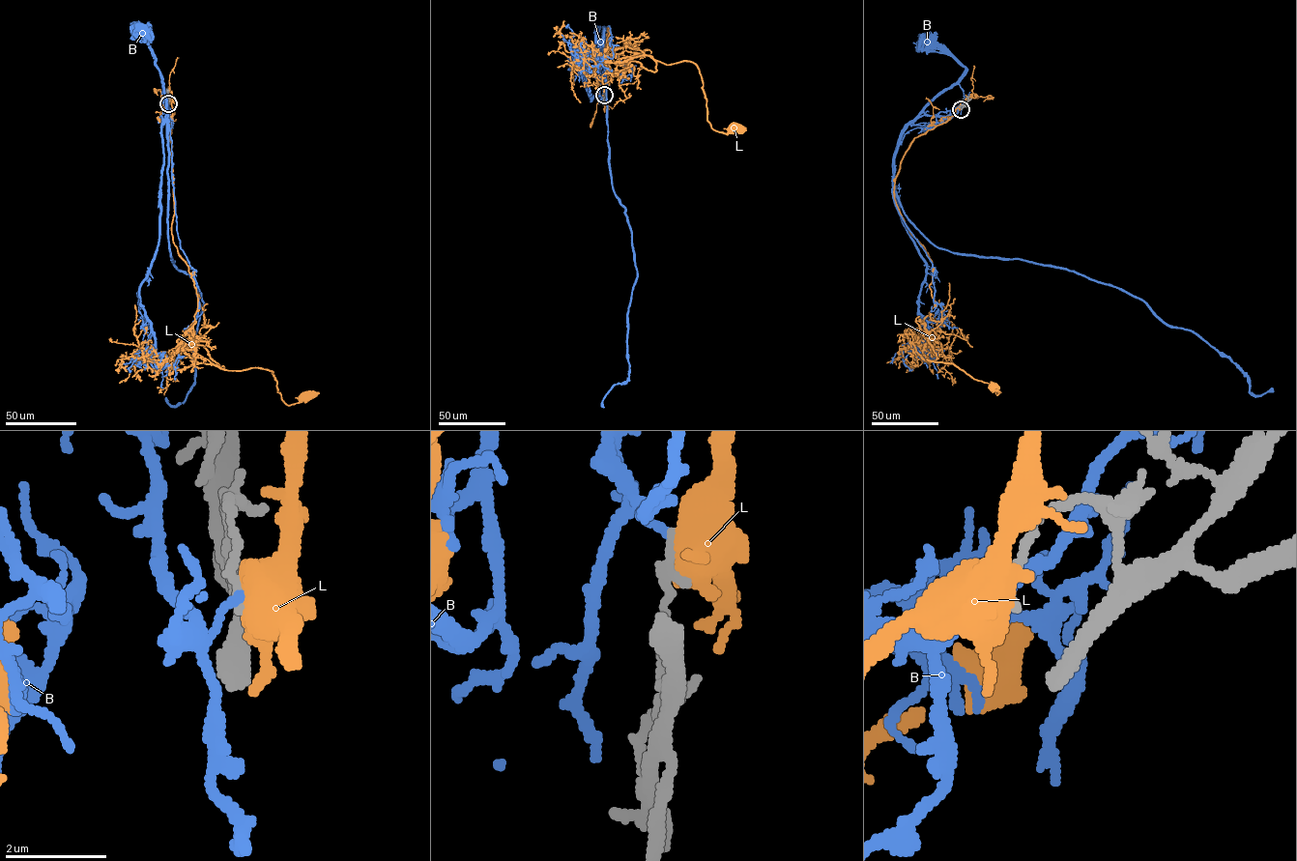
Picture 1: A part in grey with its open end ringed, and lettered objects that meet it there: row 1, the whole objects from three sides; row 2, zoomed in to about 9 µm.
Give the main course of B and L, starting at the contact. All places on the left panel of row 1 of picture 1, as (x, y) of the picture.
B: (169, 100), (168, 110), (162, 75), (140, 30)
L: (169, 101), (171, 234), (197, 295), (193, 340), (223, 369), (273, 371), (277, 391), (288, 405), (306, 398)

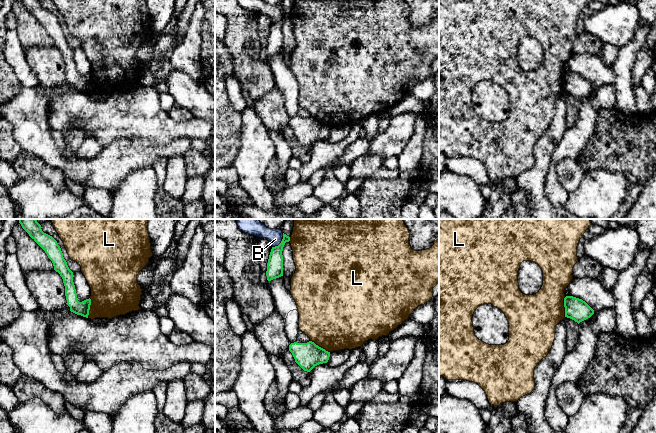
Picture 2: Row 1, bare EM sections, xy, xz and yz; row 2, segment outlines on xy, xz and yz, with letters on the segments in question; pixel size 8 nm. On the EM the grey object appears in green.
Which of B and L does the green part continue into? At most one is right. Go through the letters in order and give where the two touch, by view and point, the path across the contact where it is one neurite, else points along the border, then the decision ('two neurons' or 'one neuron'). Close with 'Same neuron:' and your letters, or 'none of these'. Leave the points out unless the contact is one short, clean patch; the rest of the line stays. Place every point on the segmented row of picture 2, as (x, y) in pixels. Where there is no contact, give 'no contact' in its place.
B: xz (281, 242) | along xz (283, 233), (282, 240), (272, 247) | two neurons
L: yz (564, 306) | two neurons
Same neuron: none of these

